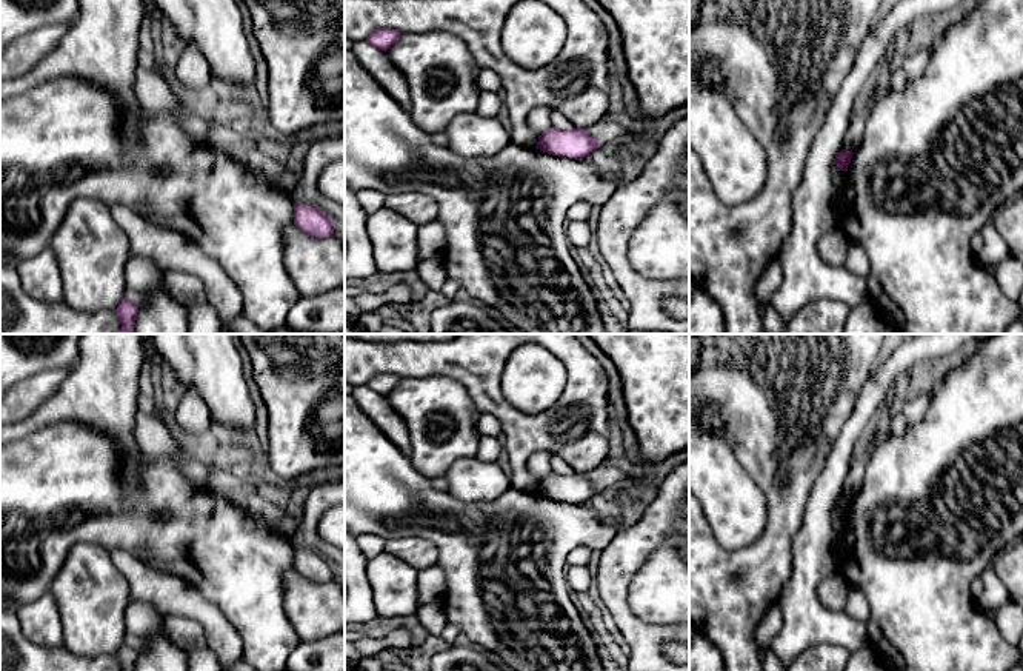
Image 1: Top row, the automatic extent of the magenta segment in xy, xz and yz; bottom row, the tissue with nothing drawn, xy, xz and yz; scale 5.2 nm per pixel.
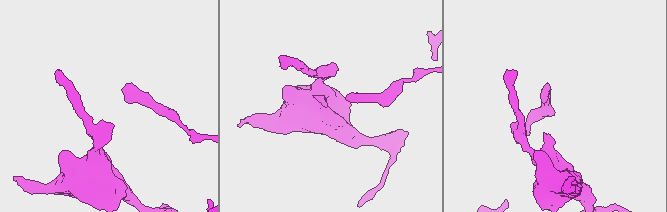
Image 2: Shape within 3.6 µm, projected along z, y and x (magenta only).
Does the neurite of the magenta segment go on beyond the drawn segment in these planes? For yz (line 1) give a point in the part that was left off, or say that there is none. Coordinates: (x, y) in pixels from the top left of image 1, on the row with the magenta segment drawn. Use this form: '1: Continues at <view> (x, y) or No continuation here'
1: No continuation here

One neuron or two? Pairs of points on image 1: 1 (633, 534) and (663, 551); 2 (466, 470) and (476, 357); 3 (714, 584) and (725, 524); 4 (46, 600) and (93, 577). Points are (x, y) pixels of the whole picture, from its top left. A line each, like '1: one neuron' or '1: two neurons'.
1: two neurons
2: two neurons
3: two neurons
4: two neurons

